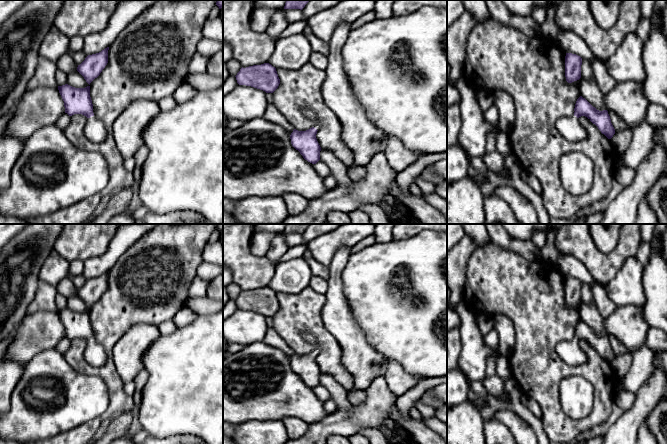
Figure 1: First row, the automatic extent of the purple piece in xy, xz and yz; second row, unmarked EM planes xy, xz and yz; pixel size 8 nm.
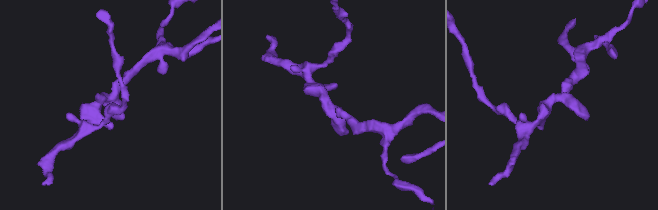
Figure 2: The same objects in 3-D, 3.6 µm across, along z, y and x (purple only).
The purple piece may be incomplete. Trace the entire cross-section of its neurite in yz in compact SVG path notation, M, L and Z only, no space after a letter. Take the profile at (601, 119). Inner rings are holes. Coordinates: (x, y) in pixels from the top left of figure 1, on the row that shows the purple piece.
M580 96L575 104L572 117L561 117L556 121L558 132L568 141L579 142L587 137L587 132L579 122L579 117L587 117L608 139L615 134L607 110L599 111L593 107L585 98Z

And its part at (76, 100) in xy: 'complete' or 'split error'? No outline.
split error

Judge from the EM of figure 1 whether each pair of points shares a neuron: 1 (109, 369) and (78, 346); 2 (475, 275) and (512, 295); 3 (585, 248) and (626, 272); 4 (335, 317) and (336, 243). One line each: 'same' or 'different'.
1: same
2: same
3: different
4: different

